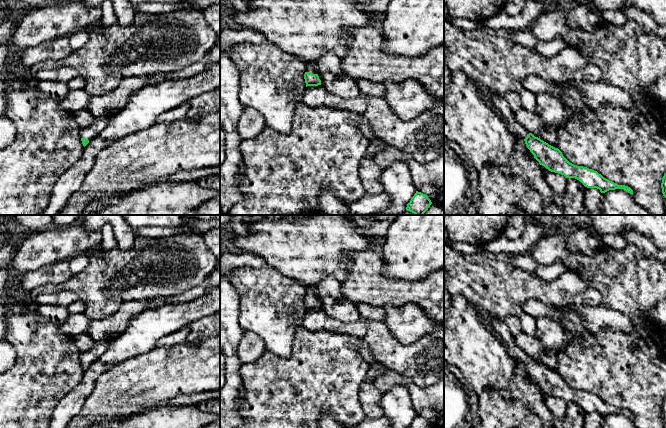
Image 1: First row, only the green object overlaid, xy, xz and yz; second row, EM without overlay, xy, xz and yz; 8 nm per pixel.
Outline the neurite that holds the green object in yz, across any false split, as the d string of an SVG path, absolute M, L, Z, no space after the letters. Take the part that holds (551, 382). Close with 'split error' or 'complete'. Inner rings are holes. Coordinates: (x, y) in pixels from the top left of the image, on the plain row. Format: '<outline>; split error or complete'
M485 313L484 319L501 338L509 355L517 363L523 363L527 372L534 379L534 382L540 389L544 390L549 395L564 399L566 402L575 402L585 411L597 412L601 417L605 417L609 414L623 413L624 415L633 418L633 414L628 410L618 409L604 402L597 395L570 387L558 372L535 361L516 345L514 335L503 320L493 318Z; split error

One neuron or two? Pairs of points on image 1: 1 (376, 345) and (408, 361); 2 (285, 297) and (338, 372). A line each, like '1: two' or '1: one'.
1: one
2: two

